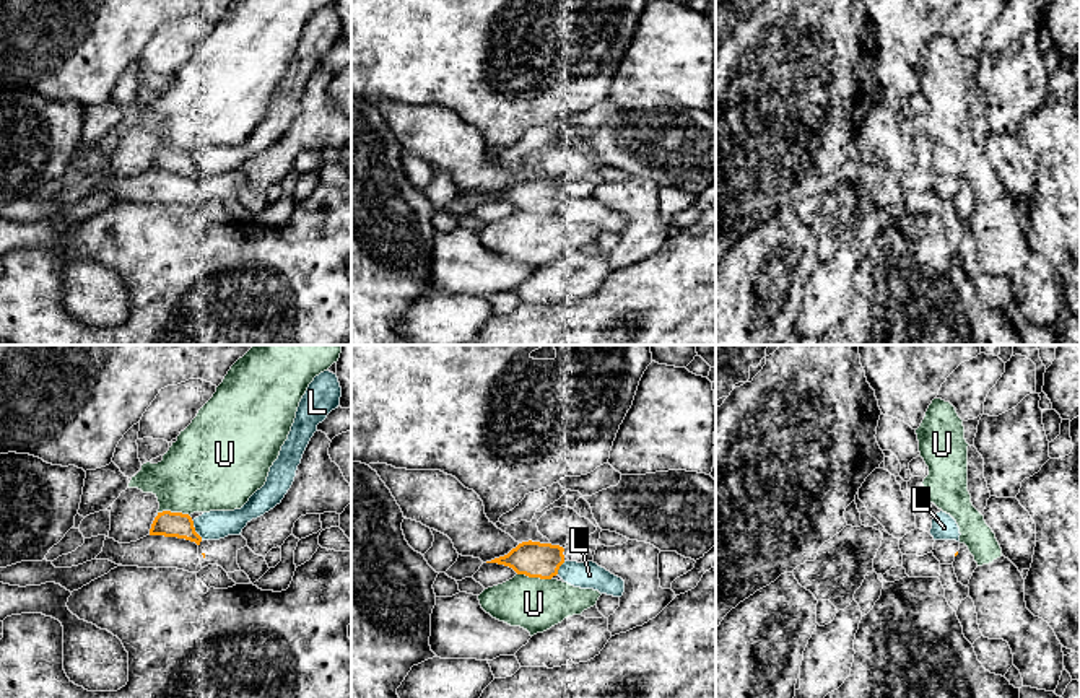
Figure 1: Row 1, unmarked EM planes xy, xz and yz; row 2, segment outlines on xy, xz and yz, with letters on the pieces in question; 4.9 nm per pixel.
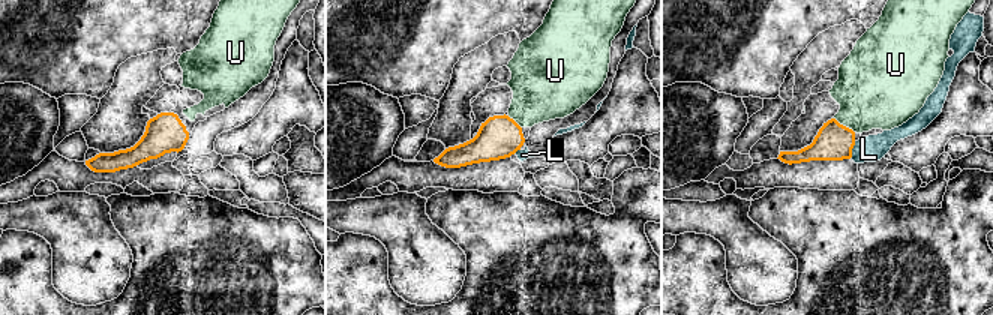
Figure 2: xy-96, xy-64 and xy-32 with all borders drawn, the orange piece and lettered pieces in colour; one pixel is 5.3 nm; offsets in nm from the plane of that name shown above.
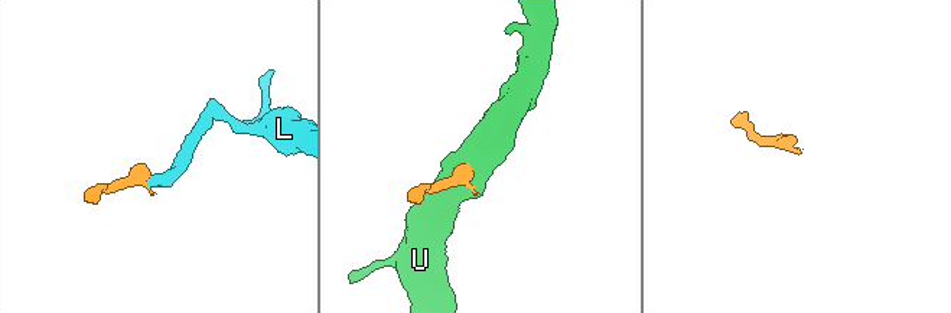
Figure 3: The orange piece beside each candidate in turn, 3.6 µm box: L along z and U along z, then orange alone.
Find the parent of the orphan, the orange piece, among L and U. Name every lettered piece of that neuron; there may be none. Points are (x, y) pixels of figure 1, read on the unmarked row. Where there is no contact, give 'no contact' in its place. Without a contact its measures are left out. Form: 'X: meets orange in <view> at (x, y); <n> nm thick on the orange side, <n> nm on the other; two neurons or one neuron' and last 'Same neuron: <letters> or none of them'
L: meets orange in xy at (194, 166); 130 nm thick on the orange side, 140 nm on the other; one neuron
U: meets orange in xy at (173, 148); 130 nm thick on the orange side, 400 nm on the other; two neurons
Same neuron: L

